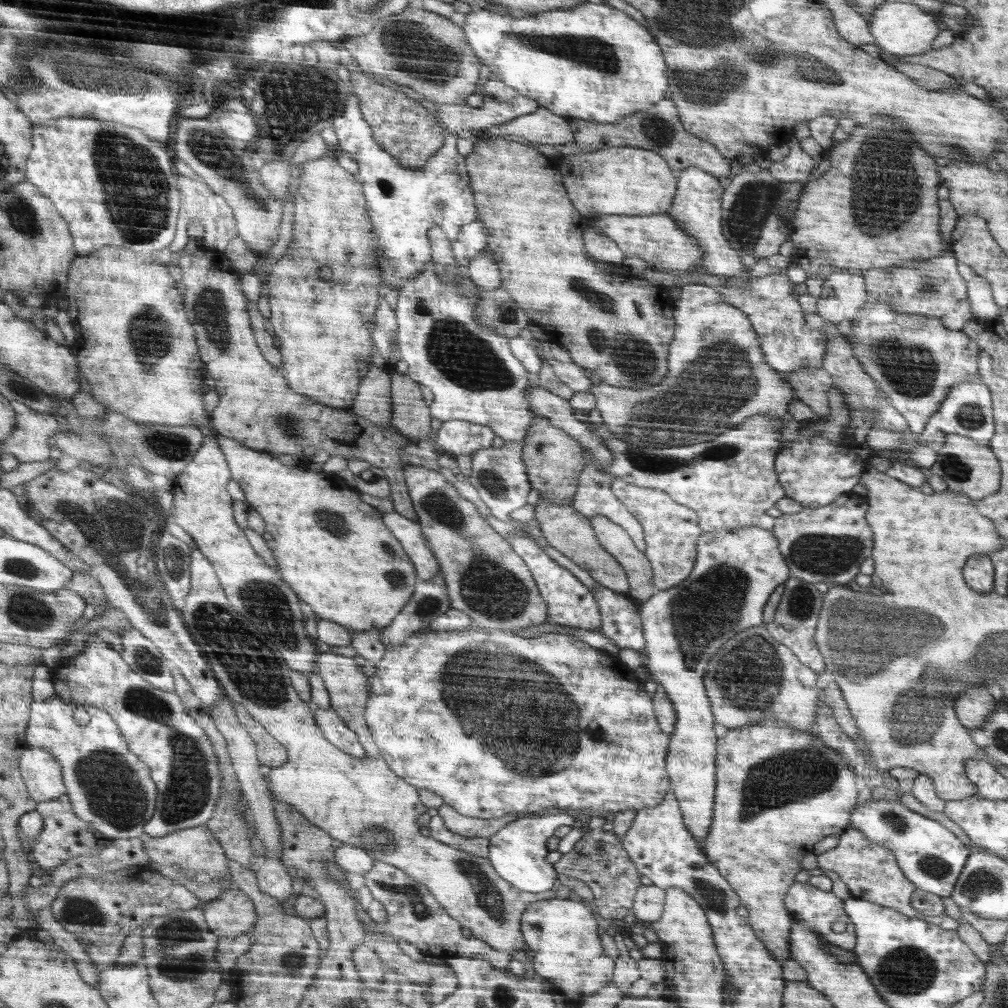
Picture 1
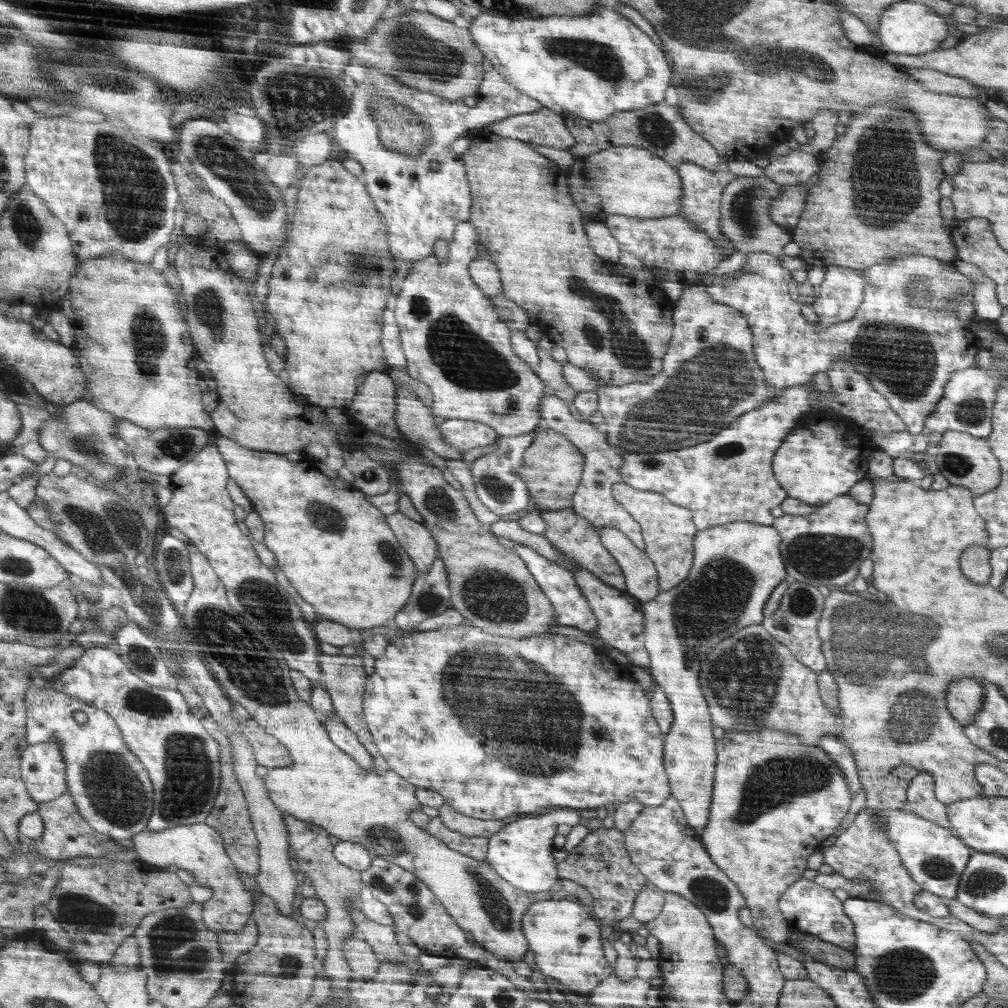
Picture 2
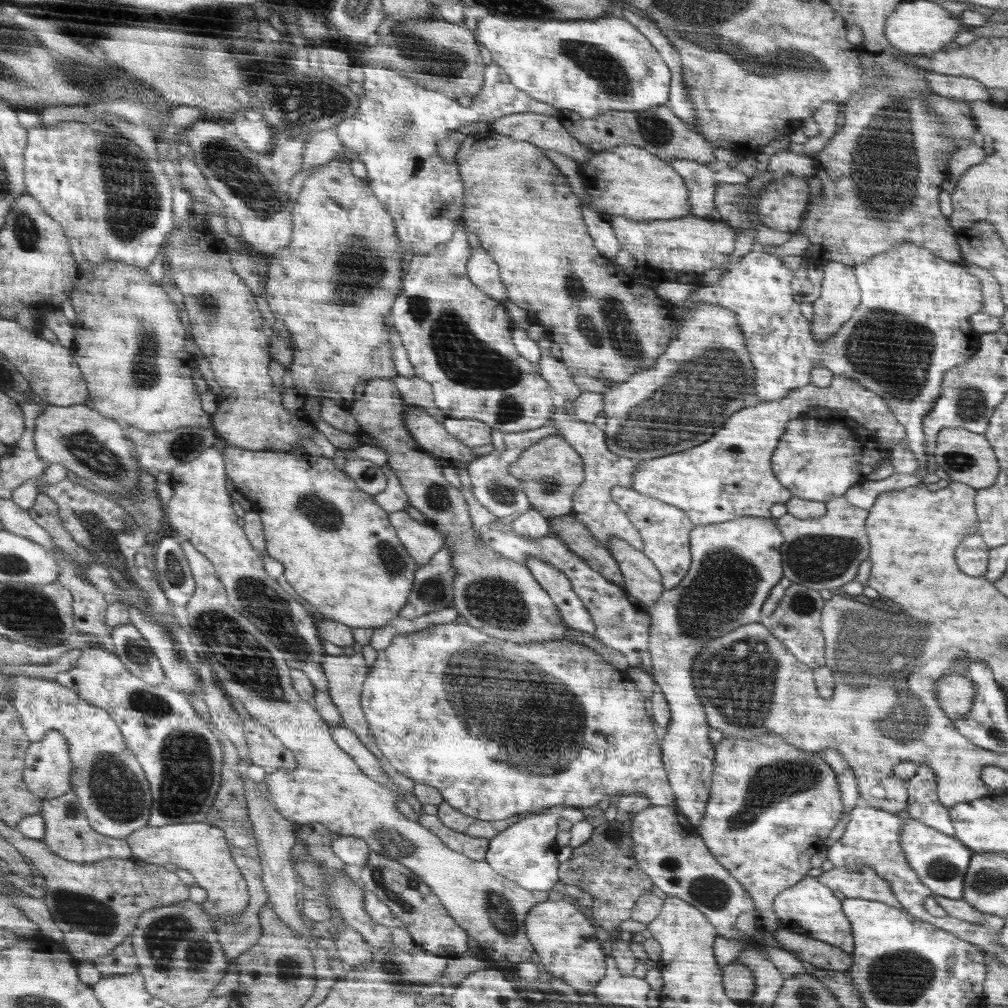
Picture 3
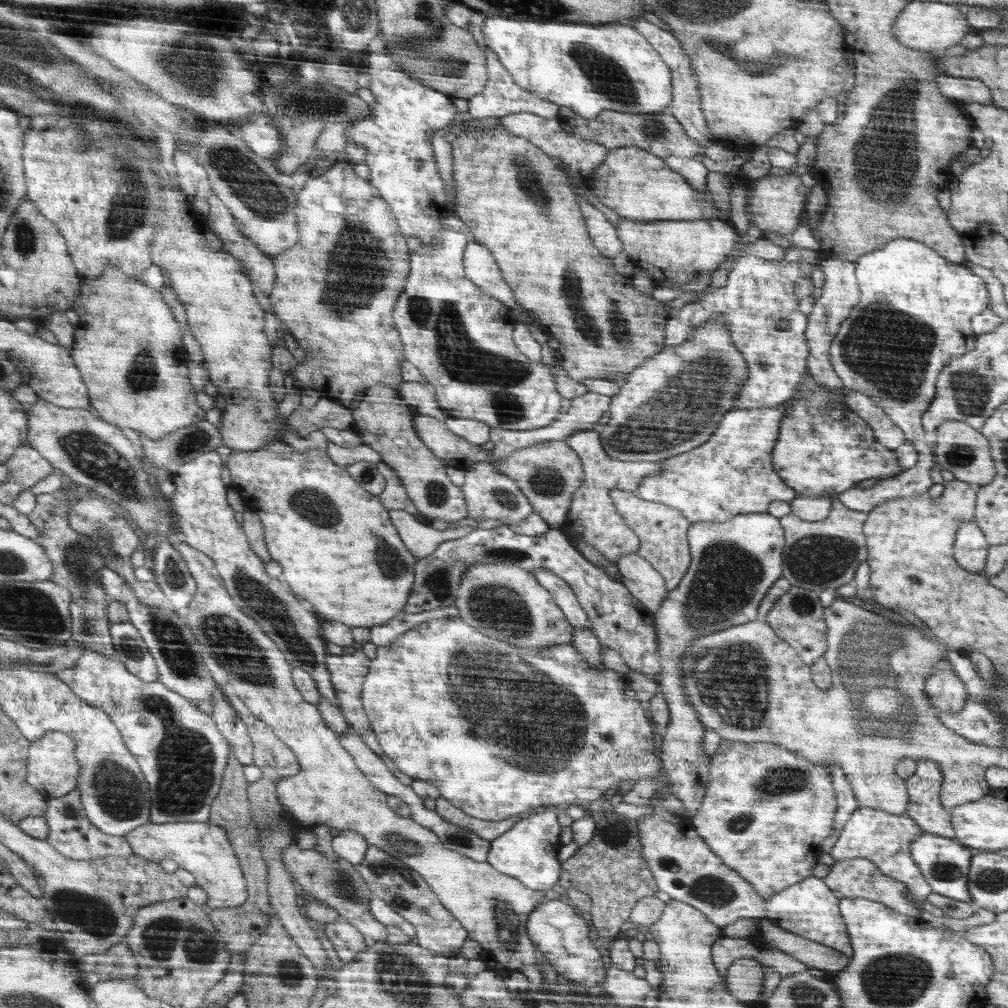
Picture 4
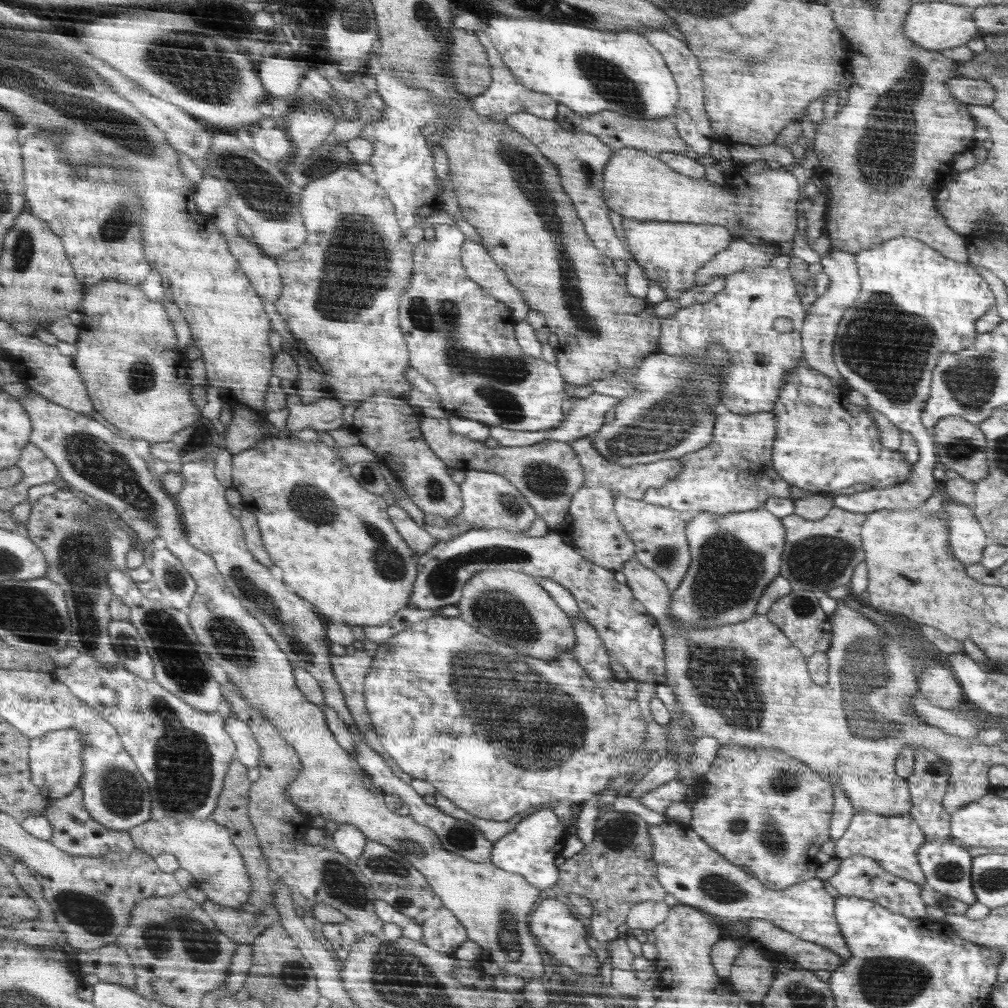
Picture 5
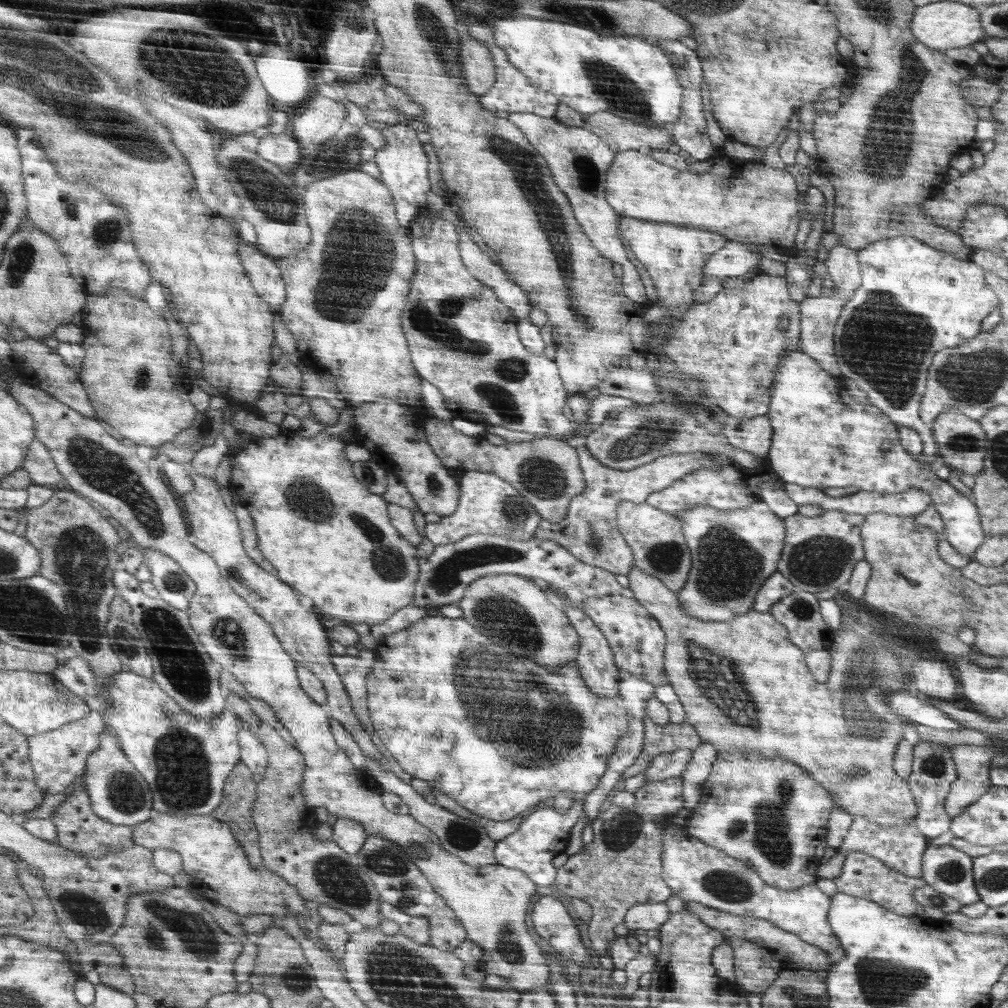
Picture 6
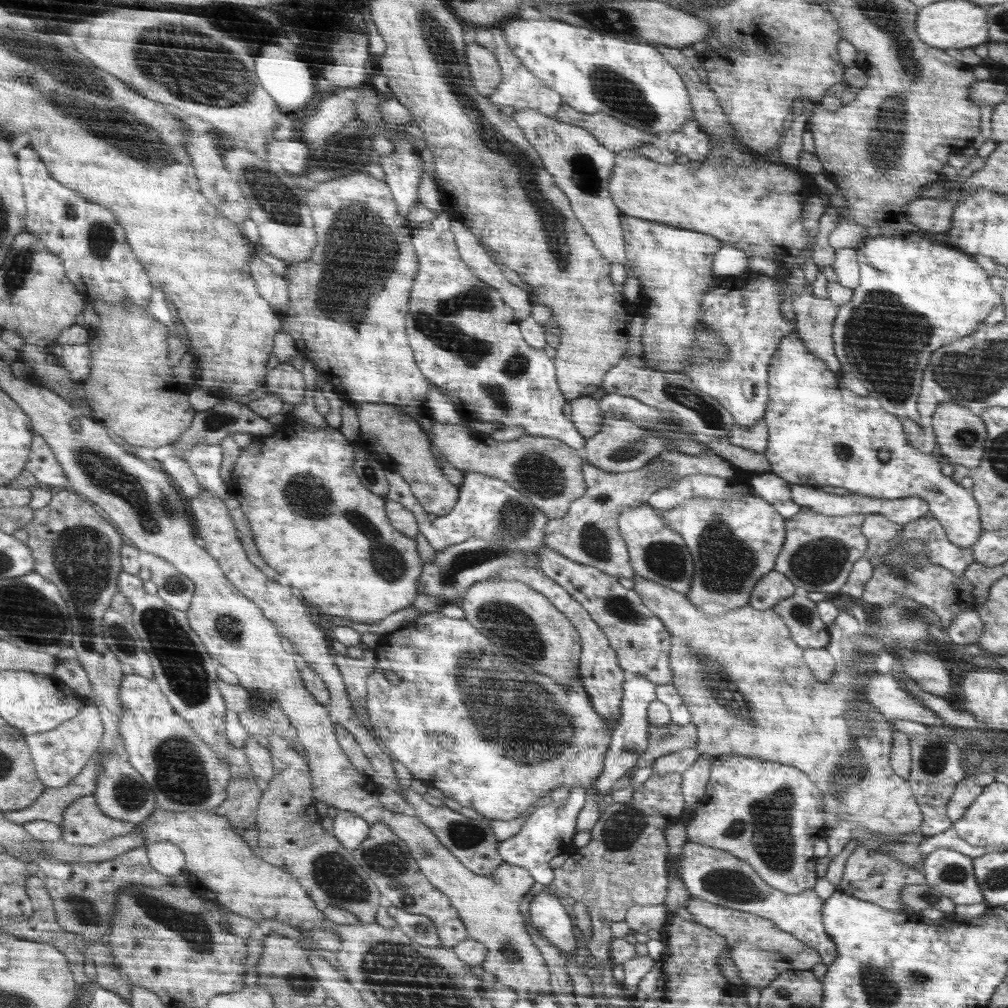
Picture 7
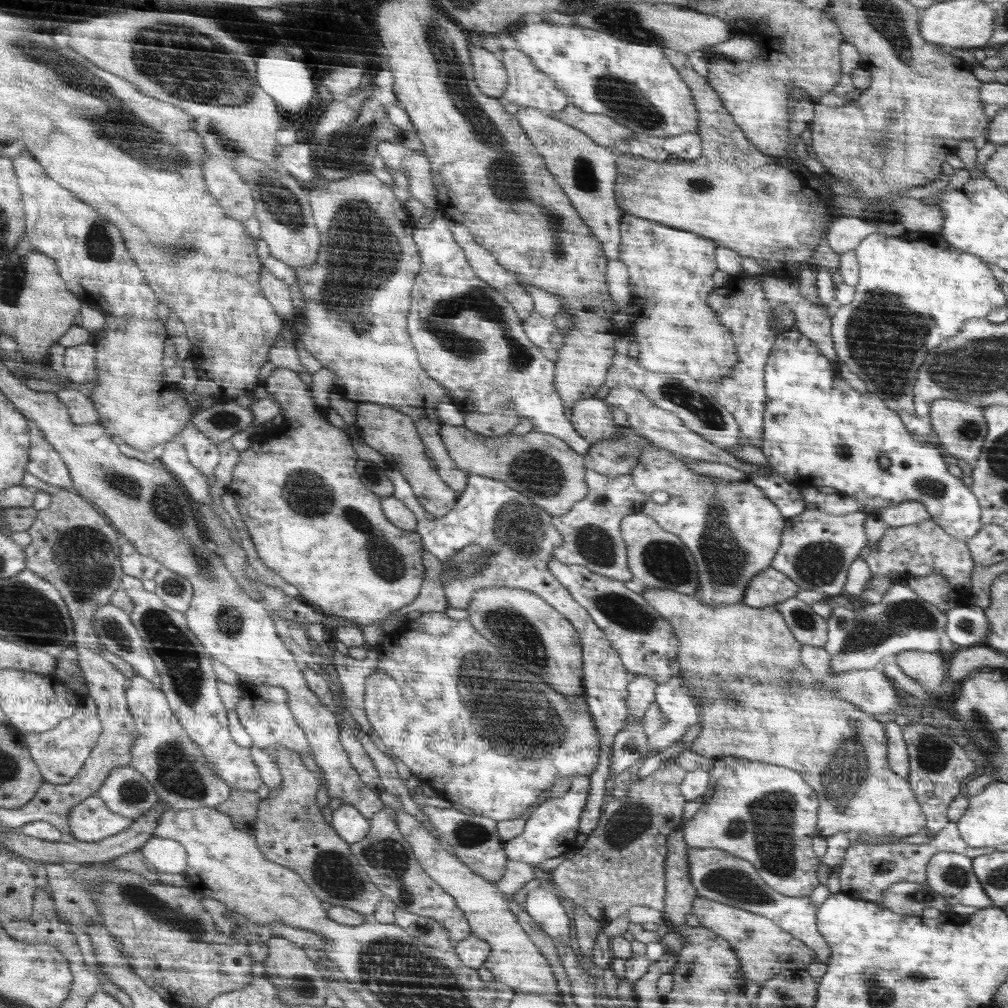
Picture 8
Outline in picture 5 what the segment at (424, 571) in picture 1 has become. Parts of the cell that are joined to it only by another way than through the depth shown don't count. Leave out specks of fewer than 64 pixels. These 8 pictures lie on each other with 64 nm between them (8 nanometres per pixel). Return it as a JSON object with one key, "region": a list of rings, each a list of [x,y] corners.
{"region":[[[389,504],[388,513],[404,542],[415,553],[428,553],[438,543],[430,532],[426,530],[426,526],[414,520],[408,511],[402,510],[401,506]]]}

